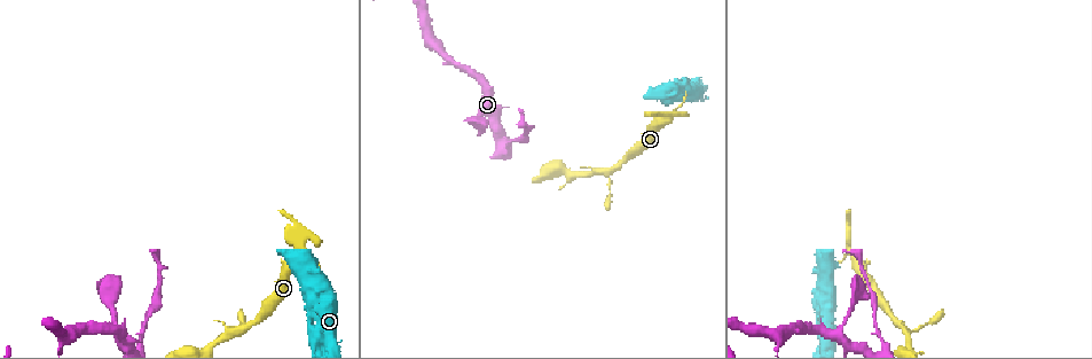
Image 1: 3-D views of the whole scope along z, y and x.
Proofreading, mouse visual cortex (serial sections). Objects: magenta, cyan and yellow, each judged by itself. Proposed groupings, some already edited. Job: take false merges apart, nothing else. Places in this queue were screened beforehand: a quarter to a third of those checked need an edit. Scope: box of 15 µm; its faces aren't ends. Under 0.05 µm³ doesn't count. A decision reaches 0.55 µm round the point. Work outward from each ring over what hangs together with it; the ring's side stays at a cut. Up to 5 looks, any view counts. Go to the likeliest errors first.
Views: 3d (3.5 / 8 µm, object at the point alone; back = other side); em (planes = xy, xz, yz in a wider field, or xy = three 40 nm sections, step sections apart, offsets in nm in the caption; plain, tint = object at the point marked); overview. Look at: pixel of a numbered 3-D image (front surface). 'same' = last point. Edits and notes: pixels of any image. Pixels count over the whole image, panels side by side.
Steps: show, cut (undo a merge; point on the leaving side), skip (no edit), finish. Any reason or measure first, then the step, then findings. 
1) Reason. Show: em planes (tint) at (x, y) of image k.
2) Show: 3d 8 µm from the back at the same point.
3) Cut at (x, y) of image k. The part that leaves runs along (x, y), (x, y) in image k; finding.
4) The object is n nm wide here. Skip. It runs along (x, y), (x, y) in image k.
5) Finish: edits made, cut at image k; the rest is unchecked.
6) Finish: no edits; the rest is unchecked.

Two arms in line, one across. Show: em xy step 5 (tint) at (663, 120) of image 1.

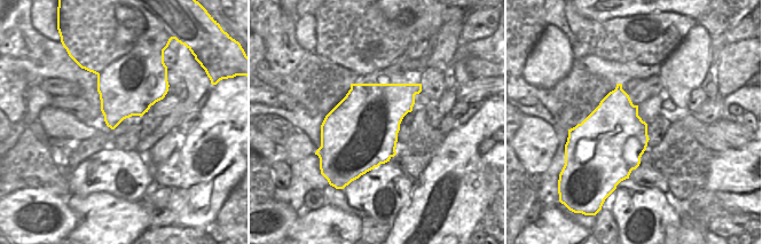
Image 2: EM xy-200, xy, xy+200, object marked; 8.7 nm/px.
See where the arms go. Show: 3d 3.5 µm at the same point.

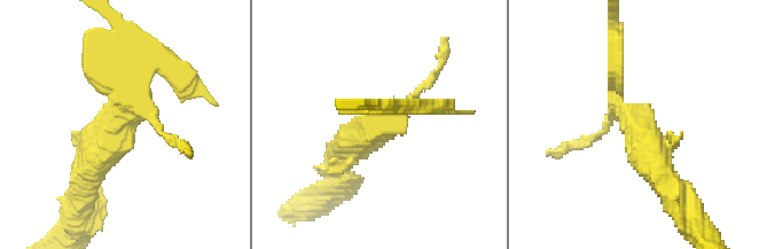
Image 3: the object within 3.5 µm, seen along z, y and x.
The object is 650 nm wide here. Skip. It runs along (662, 176), (617, 106), (617, 43) in image 3; all the same cell.

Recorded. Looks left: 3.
Calibre changes. Show: 3d 3.5 µm at (509, 146) of image 1.

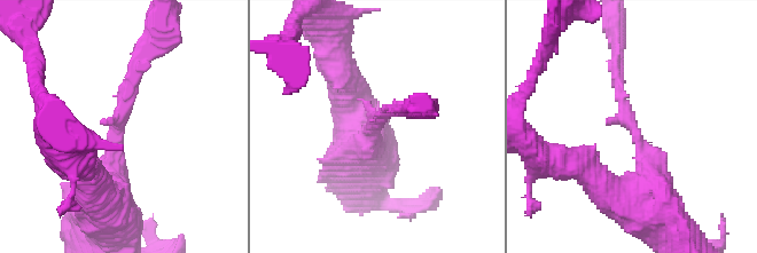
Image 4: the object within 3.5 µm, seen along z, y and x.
The arms are 150, 600 nm wide; need the tissue. Show: em xy step 3 (tint) at (115, 141) of image 4.

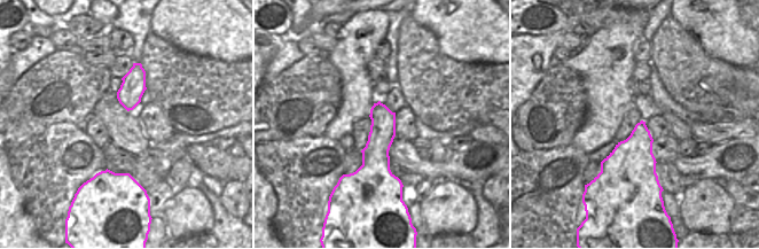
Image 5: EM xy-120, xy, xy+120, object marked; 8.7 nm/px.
The object is 220 nm wide here. Cut at (122, 94) of image 4. The part that leaves runs along (114, 128), (158, 30) in image 4; two cells meet here.

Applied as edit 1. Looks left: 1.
Finish: edits made, cut at image 4; the rest is unchecked.

